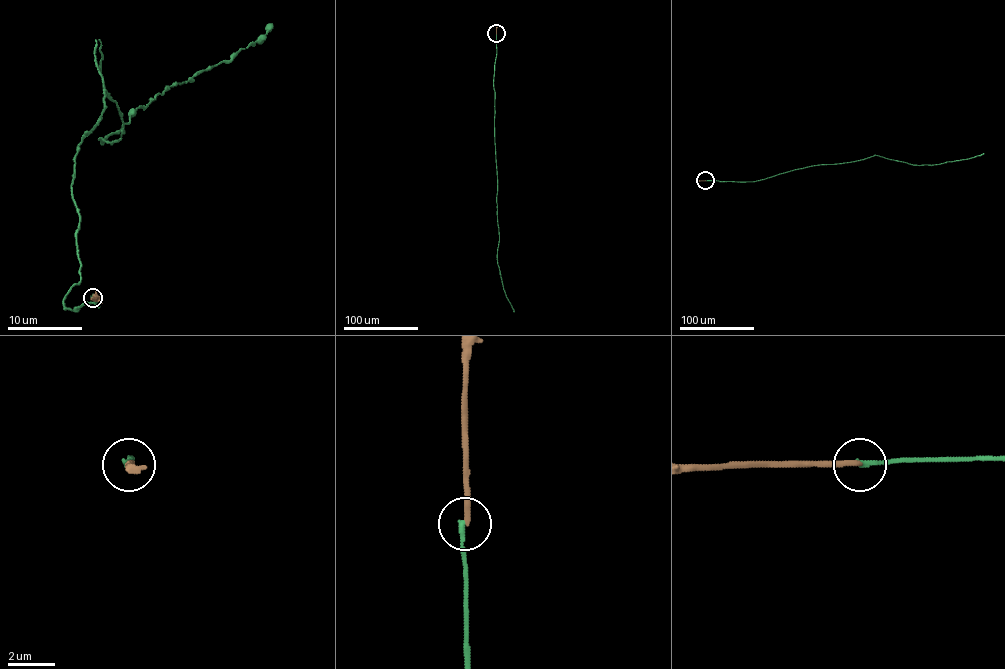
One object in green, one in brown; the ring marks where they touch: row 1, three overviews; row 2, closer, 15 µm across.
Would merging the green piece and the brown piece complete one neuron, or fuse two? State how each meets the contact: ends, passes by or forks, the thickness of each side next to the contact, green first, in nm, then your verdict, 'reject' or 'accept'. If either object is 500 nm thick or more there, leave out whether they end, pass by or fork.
green ends there; brown ends there; 200 nm thick on the green side, 280 nm on the other; reject

